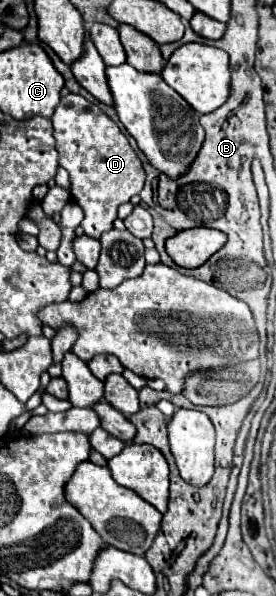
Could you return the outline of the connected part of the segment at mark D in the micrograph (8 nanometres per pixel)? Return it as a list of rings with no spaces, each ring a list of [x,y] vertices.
[[[71,92],[61,96],[51,120],[59,164],[69,172],[71,196],[85,212],[81,228],[87,236],[101,238],[105,230],[113,228],[117,208],[143,190],[143,164],[119,126],[107,114],[103,114],[97,104],[87,102],[83,96]]]

